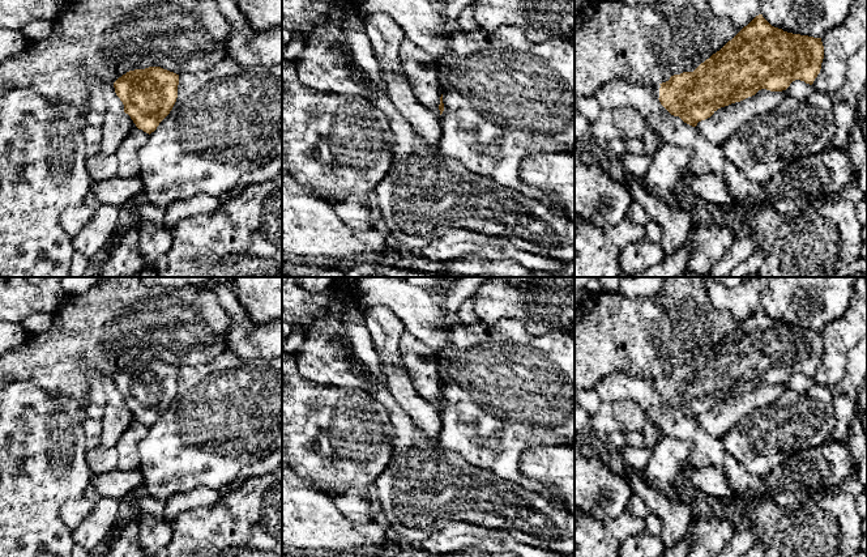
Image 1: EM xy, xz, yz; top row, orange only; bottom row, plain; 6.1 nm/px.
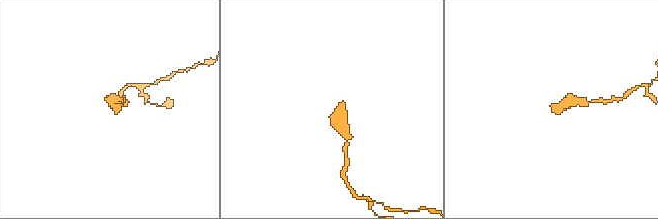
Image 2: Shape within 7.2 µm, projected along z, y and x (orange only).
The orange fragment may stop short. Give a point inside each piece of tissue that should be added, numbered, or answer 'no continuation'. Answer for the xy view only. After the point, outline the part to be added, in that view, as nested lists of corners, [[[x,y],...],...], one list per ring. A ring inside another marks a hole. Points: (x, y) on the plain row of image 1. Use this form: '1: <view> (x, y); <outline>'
no continuation

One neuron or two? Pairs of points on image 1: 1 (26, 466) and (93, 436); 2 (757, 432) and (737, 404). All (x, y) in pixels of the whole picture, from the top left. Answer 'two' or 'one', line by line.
1: two
2: two

